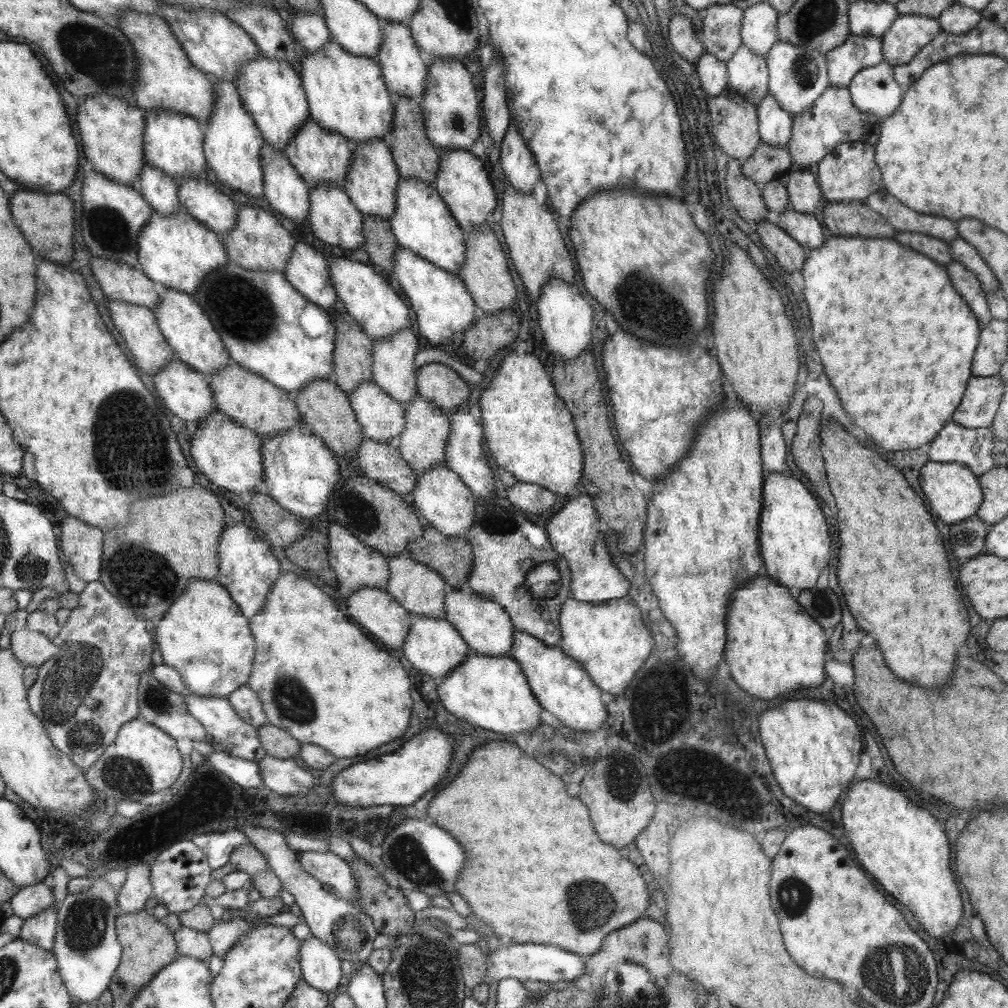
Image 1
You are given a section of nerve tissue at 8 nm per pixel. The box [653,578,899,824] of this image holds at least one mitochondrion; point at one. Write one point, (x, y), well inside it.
(824, 605)

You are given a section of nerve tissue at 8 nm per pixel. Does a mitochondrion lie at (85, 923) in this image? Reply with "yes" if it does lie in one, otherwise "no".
yes

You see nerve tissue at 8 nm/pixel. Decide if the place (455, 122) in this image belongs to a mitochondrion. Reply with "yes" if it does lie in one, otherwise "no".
yes

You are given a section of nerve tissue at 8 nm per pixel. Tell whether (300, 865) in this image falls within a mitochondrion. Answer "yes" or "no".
no

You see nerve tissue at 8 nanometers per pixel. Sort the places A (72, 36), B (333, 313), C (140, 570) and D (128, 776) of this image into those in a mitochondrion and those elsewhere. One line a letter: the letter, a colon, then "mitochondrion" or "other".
A: mitochondrion
B: other
C: mitochondrion
D: mitochondrion

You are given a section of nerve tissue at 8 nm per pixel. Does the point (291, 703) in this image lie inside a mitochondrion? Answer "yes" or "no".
yes

